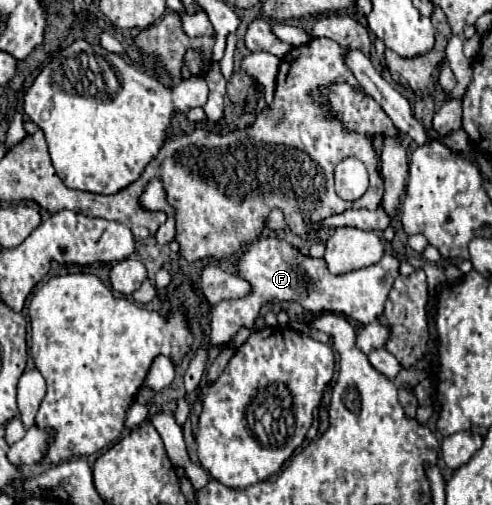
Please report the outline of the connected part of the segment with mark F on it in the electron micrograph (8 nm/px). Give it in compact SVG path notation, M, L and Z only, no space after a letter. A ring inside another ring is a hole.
M261 237L247 245L237 259L237 275L251 285L251 291L233 301L221 301L211 307L209 347L229 343L241 327L253 327L259 309L271 301L297 301L303 309L313 313L337 313L355 323L371 323L383 313L389 289L399 275L399 259L385 255L377 265L349 271L345 275L331 275L325 259L303 255L291 243L279 237Z

